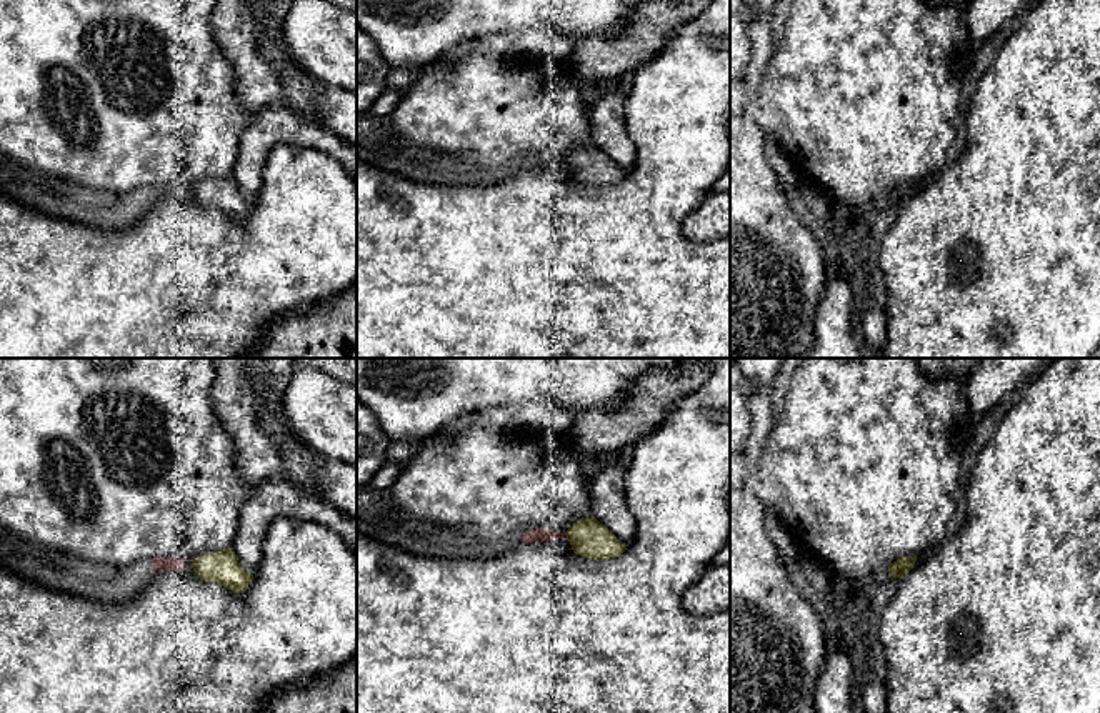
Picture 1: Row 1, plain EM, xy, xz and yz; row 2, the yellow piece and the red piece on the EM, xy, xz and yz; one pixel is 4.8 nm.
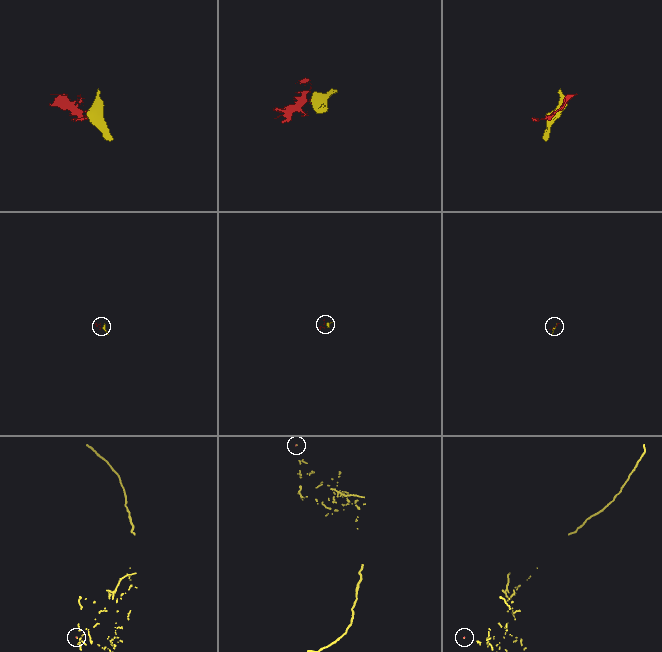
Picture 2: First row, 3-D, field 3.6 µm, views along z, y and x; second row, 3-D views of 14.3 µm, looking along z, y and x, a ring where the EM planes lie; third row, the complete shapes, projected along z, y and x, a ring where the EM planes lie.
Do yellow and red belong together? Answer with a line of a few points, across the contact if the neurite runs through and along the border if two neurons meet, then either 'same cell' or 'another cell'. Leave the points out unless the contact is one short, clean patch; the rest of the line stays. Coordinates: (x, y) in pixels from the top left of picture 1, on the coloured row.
another cell

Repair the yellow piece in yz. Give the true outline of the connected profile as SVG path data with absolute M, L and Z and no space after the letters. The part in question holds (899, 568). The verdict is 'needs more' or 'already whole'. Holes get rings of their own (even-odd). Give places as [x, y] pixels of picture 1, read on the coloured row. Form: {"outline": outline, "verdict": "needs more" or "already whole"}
{"outline": "M917 555L902 556L887 566L888 575L900 580L913 568L915 561L917 561Z", "verdict": "already whole"}

